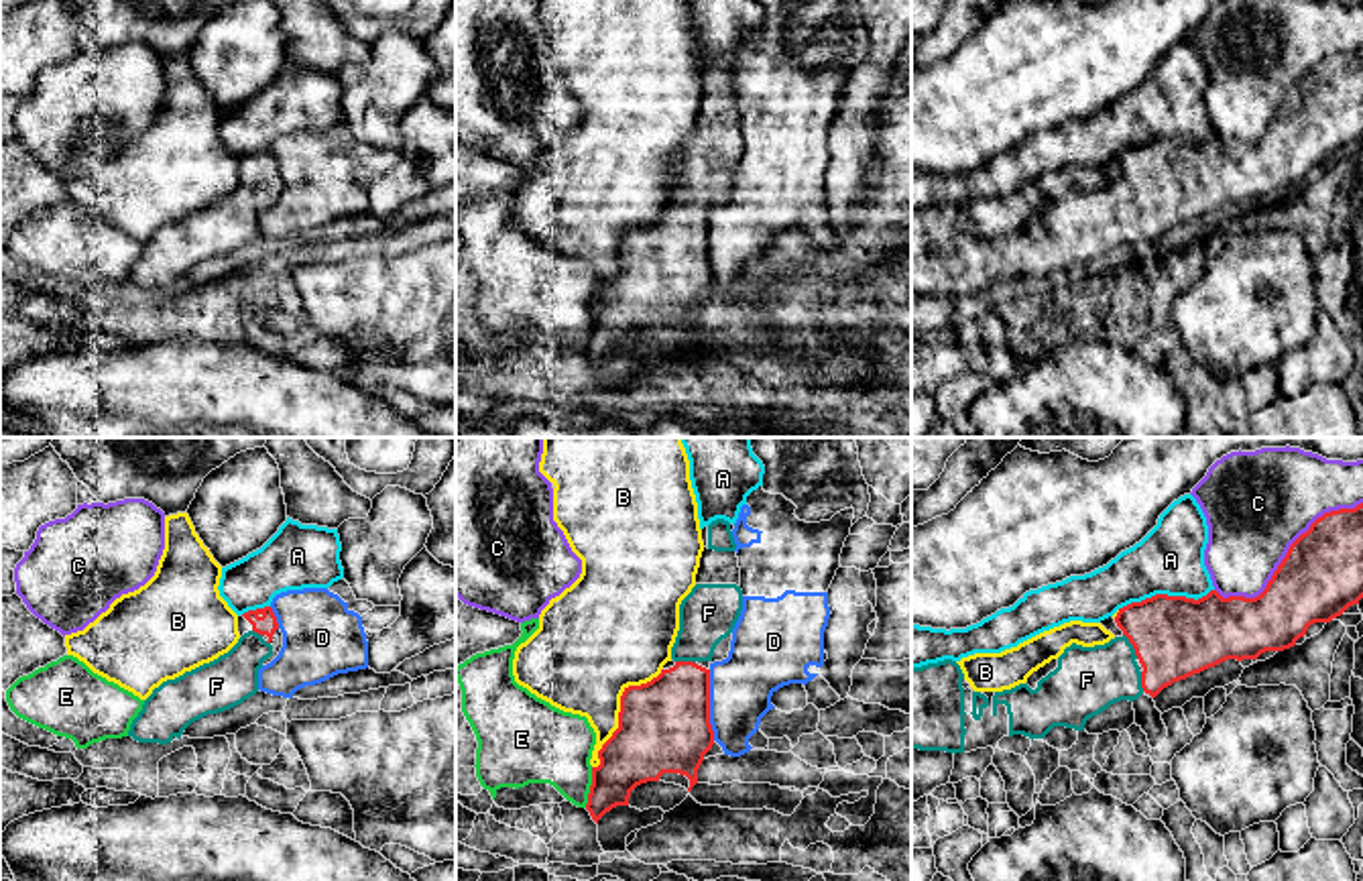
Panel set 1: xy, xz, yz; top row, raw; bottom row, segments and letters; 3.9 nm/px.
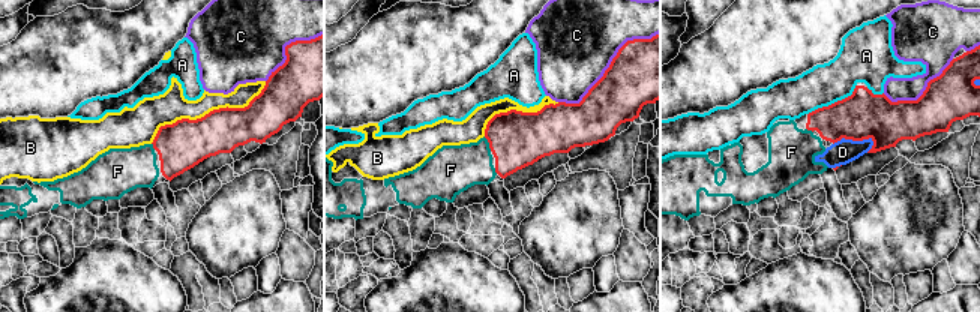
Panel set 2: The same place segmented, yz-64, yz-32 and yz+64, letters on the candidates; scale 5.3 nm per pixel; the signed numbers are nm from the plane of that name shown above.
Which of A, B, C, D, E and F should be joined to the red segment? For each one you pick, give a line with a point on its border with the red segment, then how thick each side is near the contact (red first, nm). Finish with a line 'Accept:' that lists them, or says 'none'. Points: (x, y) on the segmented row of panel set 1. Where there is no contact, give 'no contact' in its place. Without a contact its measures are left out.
F: yz (1132, 643) | 320/260 nm
Accept: F

